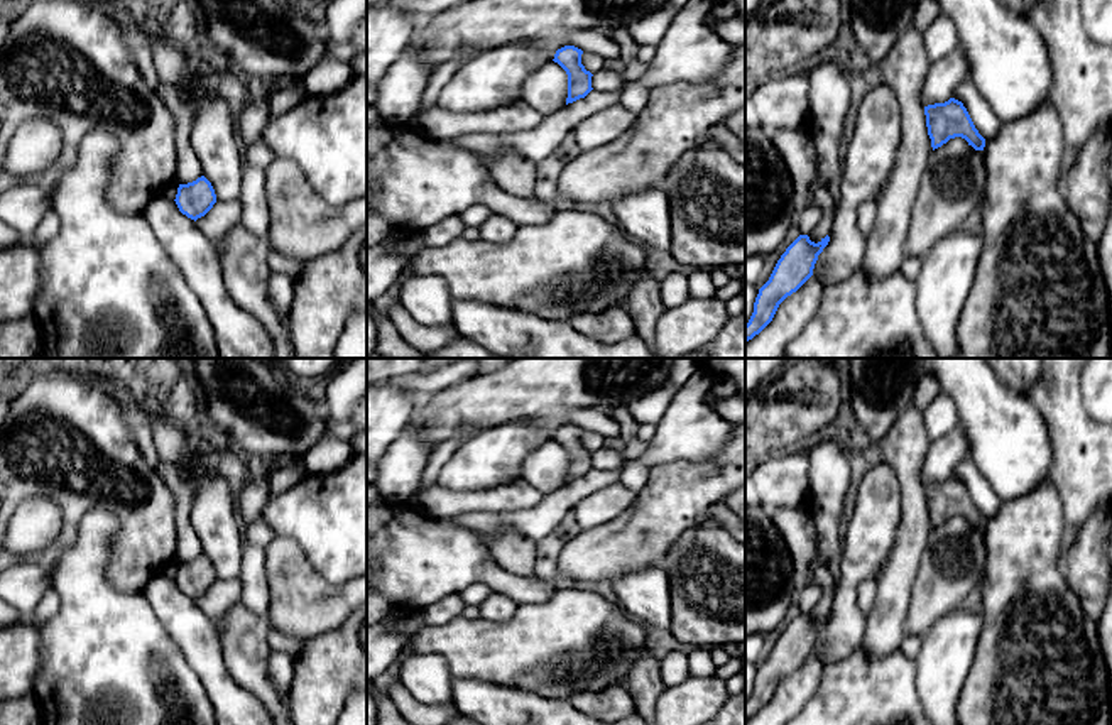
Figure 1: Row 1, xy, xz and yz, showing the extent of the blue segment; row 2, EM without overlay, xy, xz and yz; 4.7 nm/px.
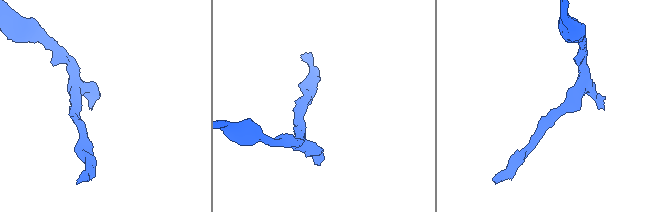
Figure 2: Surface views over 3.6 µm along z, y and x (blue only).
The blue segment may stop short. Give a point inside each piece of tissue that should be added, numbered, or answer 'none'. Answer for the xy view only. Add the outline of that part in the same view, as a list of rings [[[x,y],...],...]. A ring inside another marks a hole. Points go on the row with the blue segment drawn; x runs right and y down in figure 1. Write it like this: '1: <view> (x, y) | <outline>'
none

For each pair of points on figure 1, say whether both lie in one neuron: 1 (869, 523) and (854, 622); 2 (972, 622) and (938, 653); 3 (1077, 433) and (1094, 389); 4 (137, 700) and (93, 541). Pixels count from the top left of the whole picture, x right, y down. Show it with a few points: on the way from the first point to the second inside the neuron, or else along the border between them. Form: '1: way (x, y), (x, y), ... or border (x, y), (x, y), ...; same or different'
1: way (866, 548), (864, 556), (849, 578), (847, 597); same
2: way (964, 629), (947, 646); same
3: border (1080, 376), (1080, 401), (1094, 421); different
4: way (107, 661), (103, 639), (93, 612), (93, 580); same

